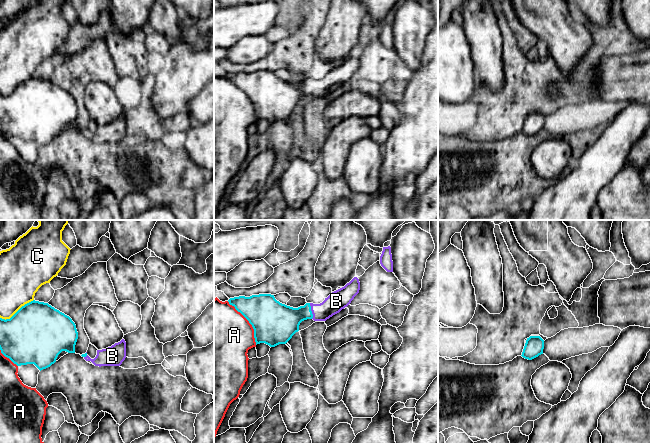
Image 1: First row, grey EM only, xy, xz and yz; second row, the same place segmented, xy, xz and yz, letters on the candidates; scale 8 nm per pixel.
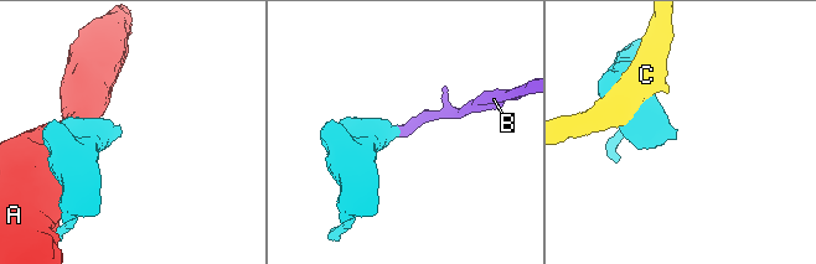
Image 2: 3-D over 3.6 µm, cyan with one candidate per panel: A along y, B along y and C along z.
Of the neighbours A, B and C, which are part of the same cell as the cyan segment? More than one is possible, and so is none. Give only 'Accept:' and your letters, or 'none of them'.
Accept: B

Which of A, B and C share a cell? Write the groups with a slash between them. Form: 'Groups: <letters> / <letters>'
Groups: A / B / C

